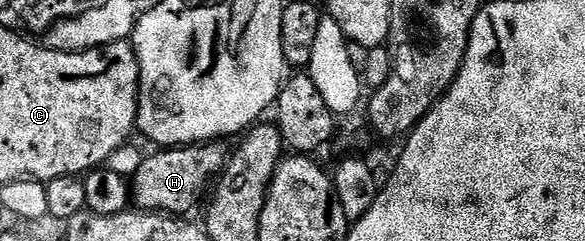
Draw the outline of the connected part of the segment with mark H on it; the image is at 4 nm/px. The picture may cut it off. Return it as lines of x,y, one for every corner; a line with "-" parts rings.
206,141
200,145
186,145
184,147
161,147
150,155
142,156
139,171
135,171
131,178
131,201
138,210
147,213
168,213
171,217
184,218
201,201
201,192
205,185
212,186
215,178
225,170
225,163
231,153
224,149
221,141

